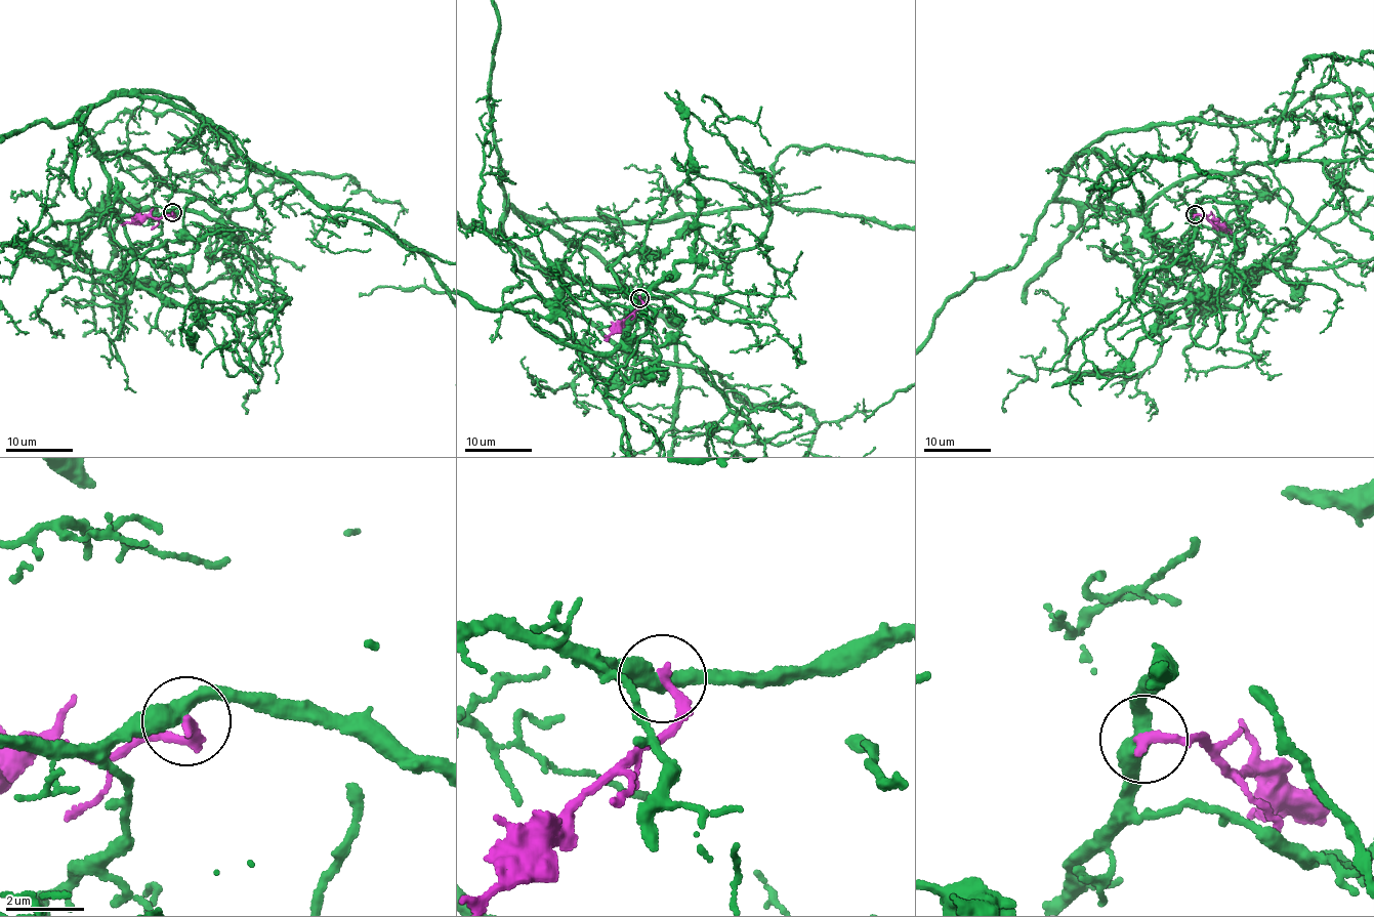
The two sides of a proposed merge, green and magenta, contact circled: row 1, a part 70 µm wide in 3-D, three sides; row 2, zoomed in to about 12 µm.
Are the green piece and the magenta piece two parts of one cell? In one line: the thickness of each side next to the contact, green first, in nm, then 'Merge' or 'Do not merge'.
Thickness 440 nm (green) against 260 nm. Do not merge

